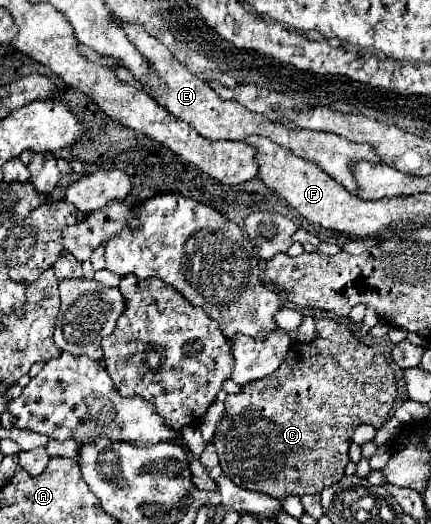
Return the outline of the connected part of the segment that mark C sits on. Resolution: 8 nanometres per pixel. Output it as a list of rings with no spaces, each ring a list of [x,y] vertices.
[[[316,316],[314,320],[316,334],[312,342],[294,342],[284,364],[280,364],[272,376],[244,384],[246,390],[228,394],[224,402],[226,412],[216,426],[212,444],[216,446],[224,474],[244,490],[282,500],[284,496],[318,494],[324,488],[330,488],[344,476],[354,428],[360,424],[380,428],[398,408],[398,366],[390,356],[390,324],[382,318],[378,322],[380,326],[362,330],[362,322],[350,320],[348,316],[342,318],[342,322],[322,316]]]

